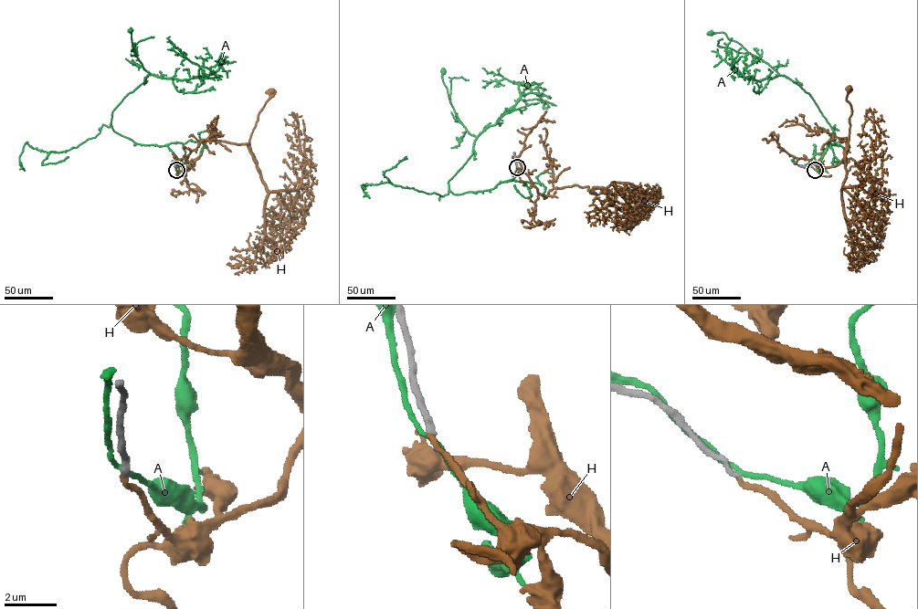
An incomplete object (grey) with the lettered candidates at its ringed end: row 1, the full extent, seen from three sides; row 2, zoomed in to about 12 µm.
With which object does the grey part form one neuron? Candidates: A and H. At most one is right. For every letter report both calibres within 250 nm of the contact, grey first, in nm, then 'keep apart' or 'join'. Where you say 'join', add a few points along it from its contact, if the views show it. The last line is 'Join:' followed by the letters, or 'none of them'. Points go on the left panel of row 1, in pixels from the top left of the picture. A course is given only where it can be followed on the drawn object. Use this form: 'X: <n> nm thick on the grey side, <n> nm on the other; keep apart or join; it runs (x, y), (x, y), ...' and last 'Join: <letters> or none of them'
A: 240 nm thick on the grey side, 170 nm on the other; keep apart
H: 240 nm thick on the grey side, 180 nm on the other; join; it runs (176, 170), (193, 166), (207, 140), (247, 143), (255, 159), (249, 139), (272, 92)
Join: H

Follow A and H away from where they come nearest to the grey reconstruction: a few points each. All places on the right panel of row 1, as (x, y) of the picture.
A: (815, 170), (820, 170), (835, 135), (814, 99), (725, 34), (710, 34)
H: (815, 170), (837, 165), (848, 150), (847, 139), (839, 141), (846, 142), (845, 157), (851, 112), (849, 89)

